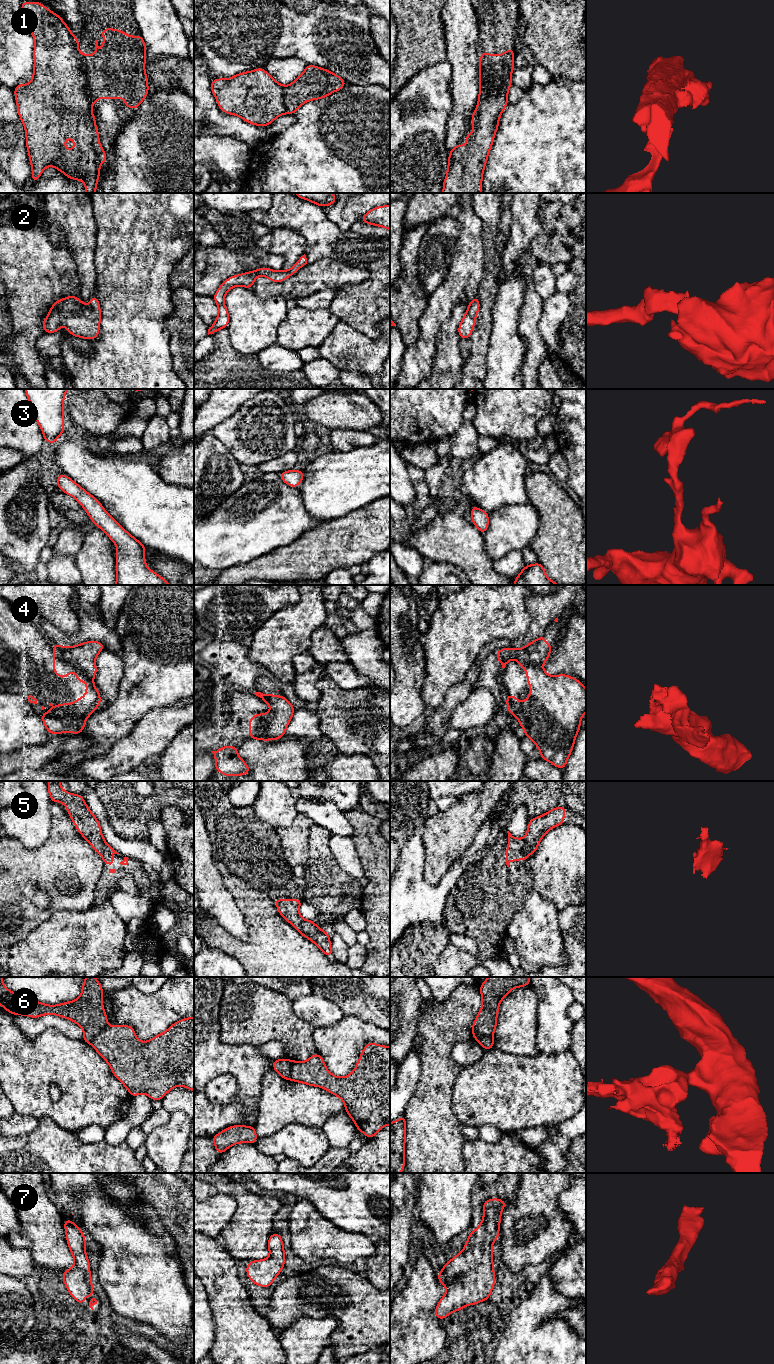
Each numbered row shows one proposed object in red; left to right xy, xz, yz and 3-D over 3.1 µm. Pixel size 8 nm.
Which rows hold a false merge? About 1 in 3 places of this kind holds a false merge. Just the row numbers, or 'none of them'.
1, 4, 6

